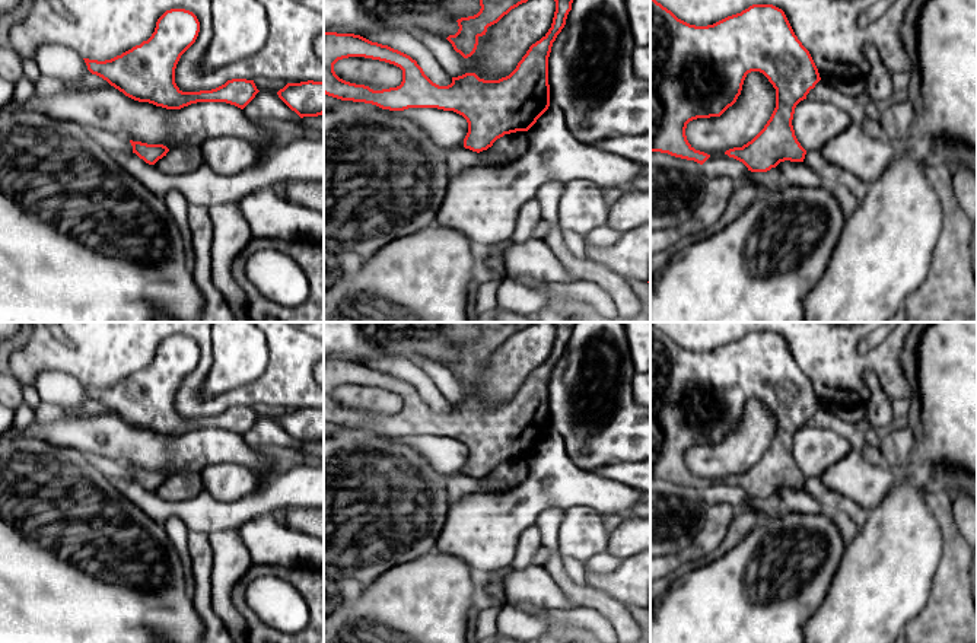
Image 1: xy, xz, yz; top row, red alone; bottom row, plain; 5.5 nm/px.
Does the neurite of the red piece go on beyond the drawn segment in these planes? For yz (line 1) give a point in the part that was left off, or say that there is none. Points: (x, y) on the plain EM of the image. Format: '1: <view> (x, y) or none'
1: none

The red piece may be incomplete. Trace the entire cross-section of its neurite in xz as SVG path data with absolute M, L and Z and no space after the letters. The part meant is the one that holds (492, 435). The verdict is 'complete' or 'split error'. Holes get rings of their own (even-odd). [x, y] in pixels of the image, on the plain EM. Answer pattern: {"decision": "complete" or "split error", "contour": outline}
{"decision": "complete", "contour": "M550 322L556 328L551 354L518 389L516 395L499 407L484 407L475 400L452 404L448 413L433 410L423 395L410 382L388 372L372 369L354 360L324 359L324 420L341 427L365 429L382 436L404 437L408 434L437 434L454 437L468 449L464 474L483 478L505 461L528 458L550 433L548 383L553 369L566 351L572 330L576 322ZM349 383L365 383L394 391L402 397L402 408L397 414L373 417L365 411L356 411L340 405L334 398L338 386Z"}

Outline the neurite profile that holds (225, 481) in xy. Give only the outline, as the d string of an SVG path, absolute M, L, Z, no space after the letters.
M211 464L200 471L203 487L217 500L238 500L262 487L270 478L258 478L238 464Z

